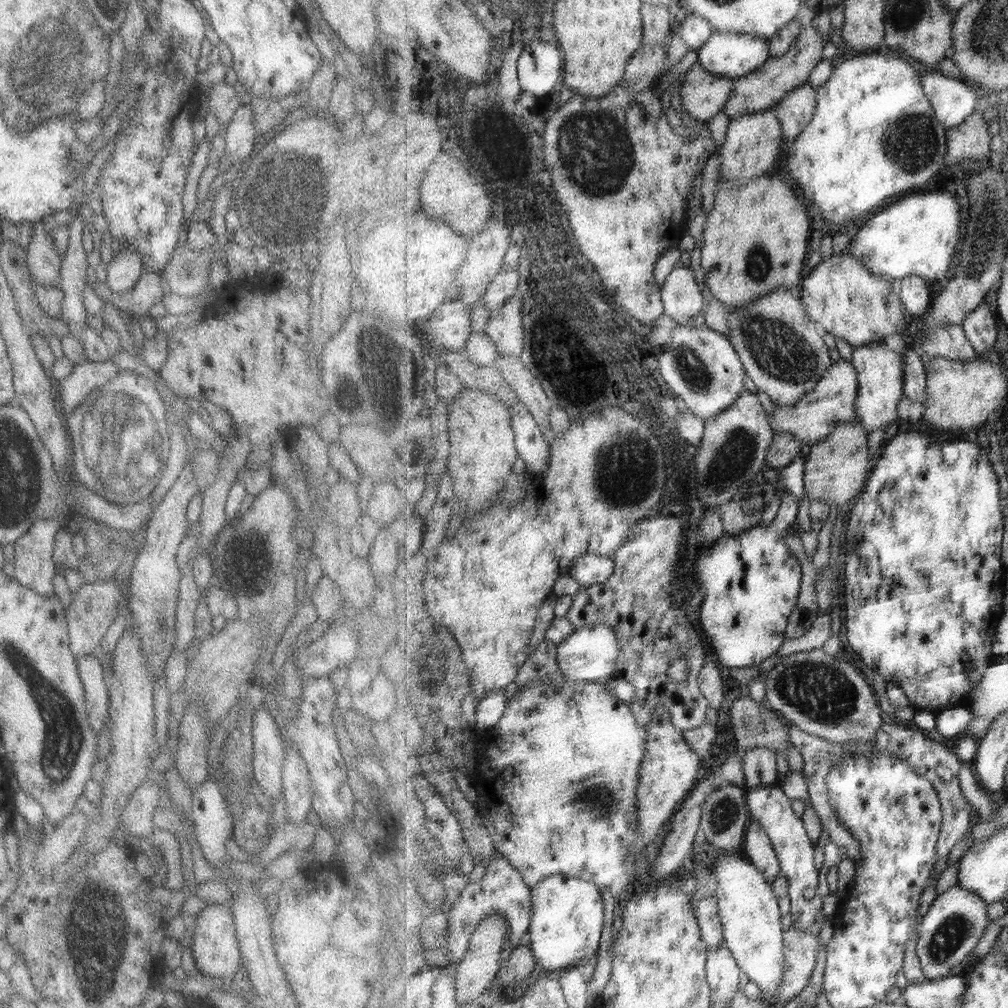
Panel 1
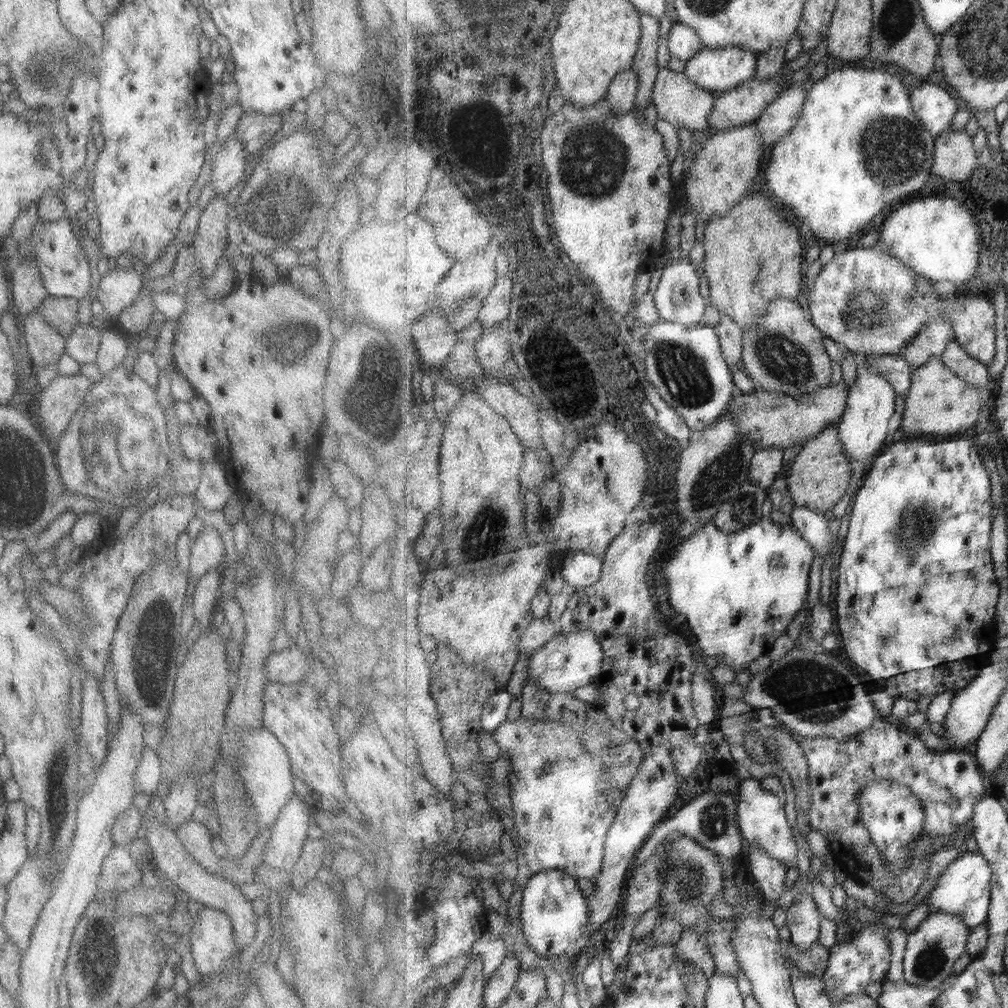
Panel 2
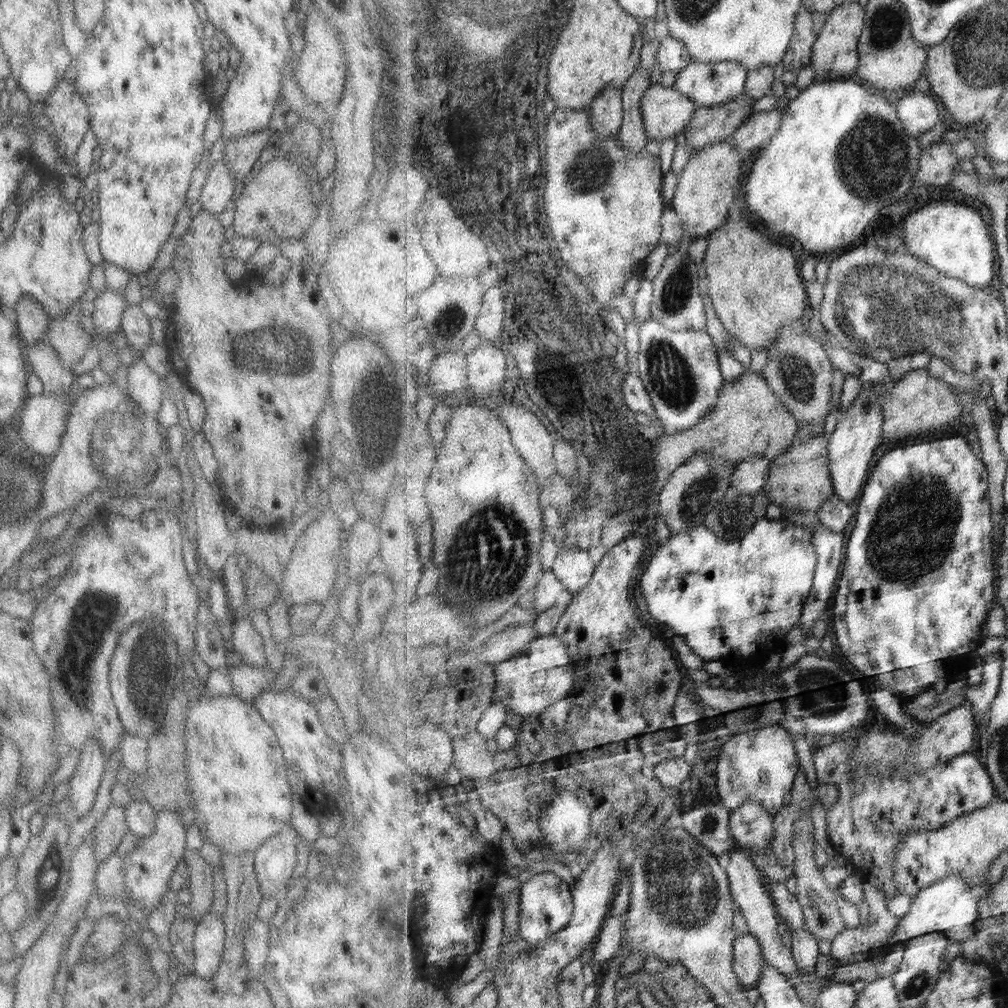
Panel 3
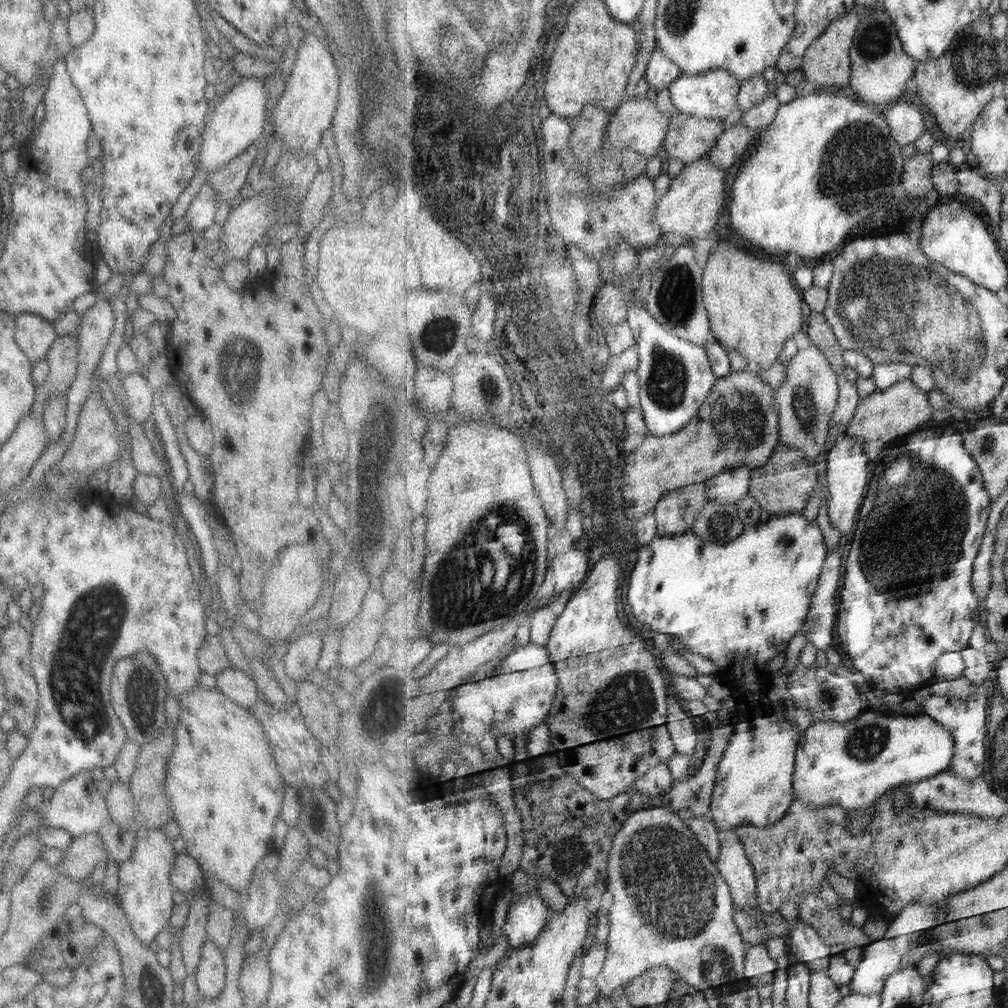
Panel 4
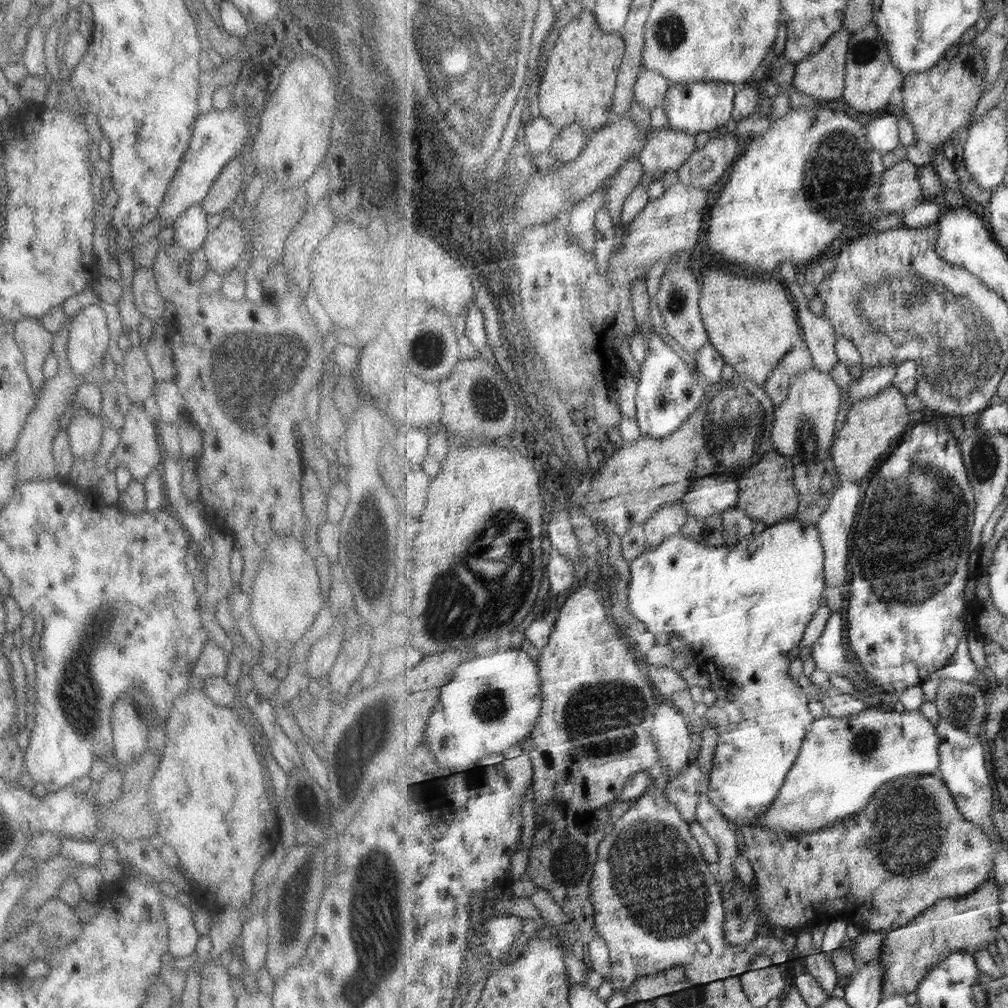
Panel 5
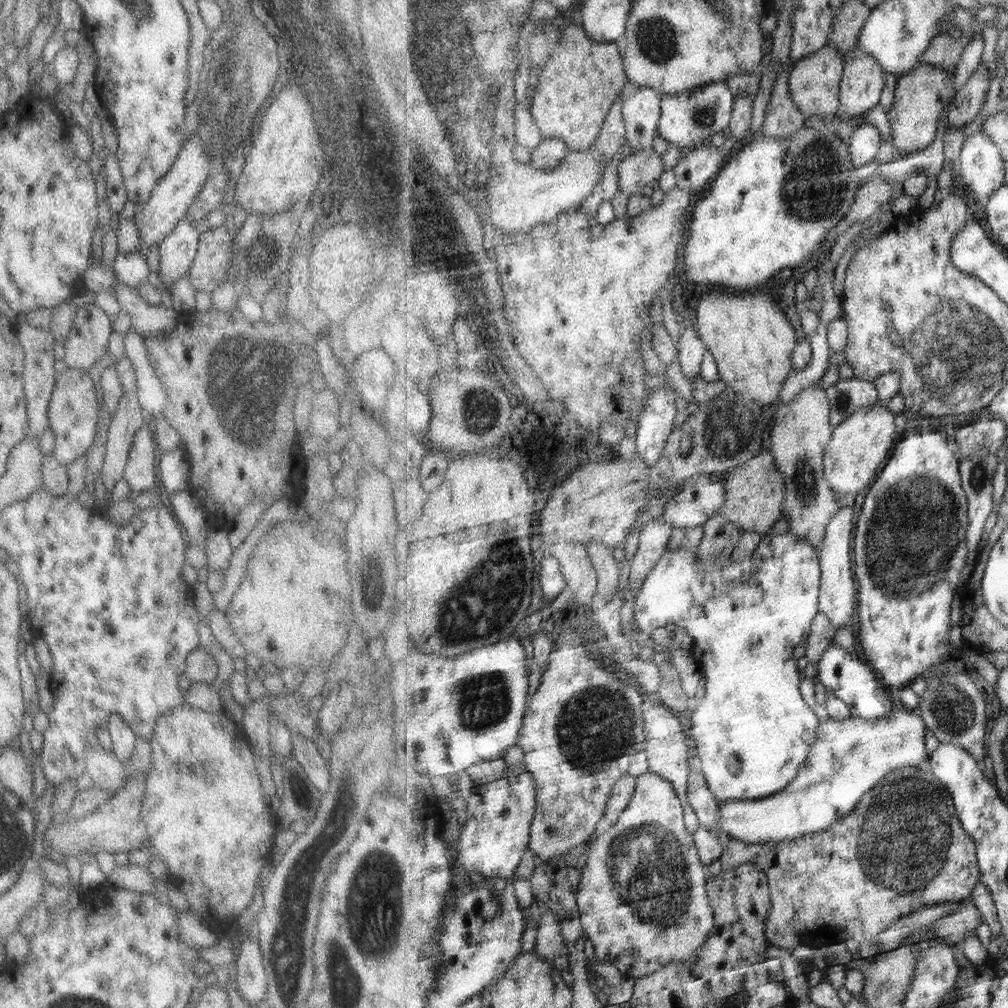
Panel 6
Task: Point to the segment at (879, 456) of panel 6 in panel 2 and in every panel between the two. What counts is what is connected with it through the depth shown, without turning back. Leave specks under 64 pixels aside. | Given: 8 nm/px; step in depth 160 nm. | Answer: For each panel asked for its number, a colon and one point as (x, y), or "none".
2: (940, 402)
3: (919, 403)
4: (884, 416)
5: (874, 427)

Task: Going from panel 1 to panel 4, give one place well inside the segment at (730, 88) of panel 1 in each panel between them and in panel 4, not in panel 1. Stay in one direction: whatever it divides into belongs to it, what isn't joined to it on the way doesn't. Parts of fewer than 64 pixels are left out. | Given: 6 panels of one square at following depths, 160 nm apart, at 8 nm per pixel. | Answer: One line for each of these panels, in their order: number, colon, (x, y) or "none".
2: (682, 103)
3: (666, 112)
4: (638, 124)

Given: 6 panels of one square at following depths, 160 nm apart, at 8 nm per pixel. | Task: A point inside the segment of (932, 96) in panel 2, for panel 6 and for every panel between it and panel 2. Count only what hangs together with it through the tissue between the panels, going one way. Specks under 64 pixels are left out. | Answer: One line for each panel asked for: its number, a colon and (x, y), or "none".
3: (919, 112)
4: (907, 121)
5: (883, 132)
6: (865, 141)

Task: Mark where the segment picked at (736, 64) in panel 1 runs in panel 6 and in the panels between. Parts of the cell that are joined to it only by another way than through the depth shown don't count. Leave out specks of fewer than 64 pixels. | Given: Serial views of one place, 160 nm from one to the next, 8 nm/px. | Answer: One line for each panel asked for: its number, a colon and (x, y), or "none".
2: (721, 70)
3: (707, 83)
4: (714, 94)
5: (695, 107)
6: (688, 120)

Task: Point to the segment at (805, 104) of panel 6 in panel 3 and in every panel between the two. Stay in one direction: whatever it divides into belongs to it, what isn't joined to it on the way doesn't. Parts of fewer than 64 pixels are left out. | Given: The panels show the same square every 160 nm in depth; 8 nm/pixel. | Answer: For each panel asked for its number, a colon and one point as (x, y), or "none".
3: (836, 52)
4: (827, 62)
5: (822, 77)

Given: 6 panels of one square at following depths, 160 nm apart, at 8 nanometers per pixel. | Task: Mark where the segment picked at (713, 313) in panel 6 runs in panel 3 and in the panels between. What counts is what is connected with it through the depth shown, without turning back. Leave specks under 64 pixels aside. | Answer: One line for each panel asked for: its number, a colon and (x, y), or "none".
3: (754, 283)
4: (755, 309)
5: (751, 320)

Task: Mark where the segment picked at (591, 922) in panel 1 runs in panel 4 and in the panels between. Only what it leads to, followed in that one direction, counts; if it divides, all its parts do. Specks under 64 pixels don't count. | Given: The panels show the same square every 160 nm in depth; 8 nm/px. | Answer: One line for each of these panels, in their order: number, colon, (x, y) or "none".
2: (555, 915)
3: (546, 905)
4: (527, 918)

